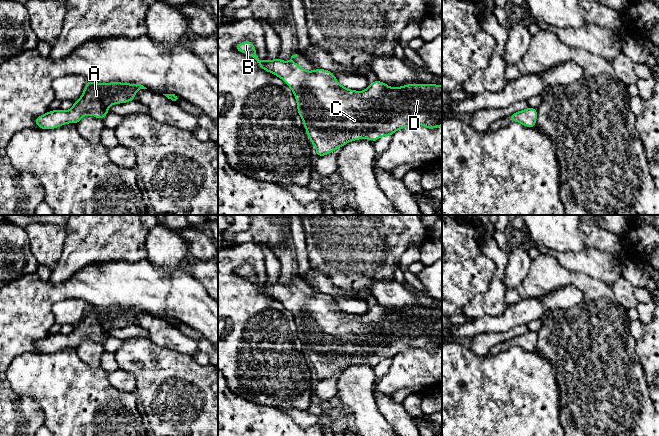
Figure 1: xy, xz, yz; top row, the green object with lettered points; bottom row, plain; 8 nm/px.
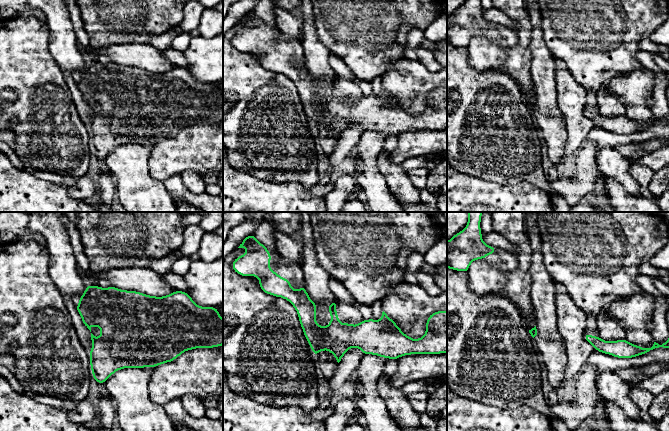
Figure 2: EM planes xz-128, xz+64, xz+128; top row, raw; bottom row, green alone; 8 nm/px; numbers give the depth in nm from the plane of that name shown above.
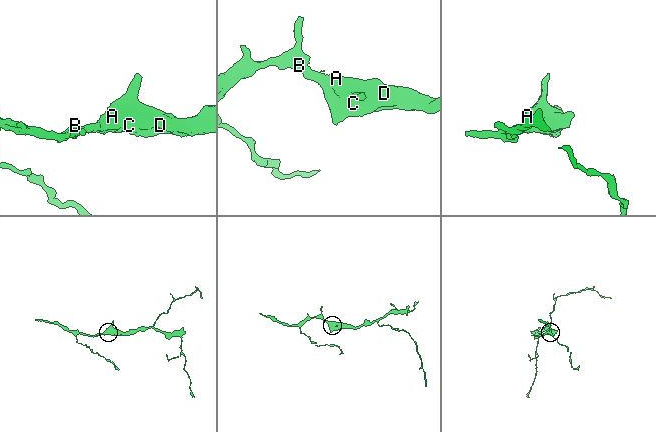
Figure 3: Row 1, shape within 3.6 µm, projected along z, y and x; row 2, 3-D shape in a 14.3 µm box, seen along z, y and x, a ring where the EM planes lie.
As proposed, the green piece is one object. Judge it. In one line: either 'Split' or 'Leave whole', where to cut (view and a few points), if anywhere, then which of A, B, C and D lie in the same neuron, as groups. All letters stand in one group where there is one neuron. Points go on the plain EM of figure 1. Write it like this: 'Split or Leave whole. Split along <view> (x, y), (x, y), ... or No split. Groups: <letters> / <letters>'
Leave whole. No split. Groups: A B C D

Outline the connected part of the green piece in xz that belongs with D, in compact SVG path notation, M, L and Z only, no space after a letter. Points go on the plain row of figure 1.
M252 265L241 266L237 268L235 273L254 282L260 292L281 302L293 315L298 338L303 344L310 366L316 372L317 381L328 379L355 364L368 363L374 366L383 360L390 361L397 354L415 348L422 349L427 353L442 350L442 309L429 307L406 308L395 312L376 304L370 307L364 315L350 314L339 308L335 299L329 294L318 292L307 295L296 288L292 283L297 281L297 278L292 279L289 285L282 285L279 281L276 281L273 285L269 285L268 281L260 285Z

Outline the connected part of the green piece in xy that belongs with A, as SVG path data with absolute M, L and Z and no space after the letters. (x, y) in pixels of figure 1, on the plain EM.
M87 305L82 319L71 333L48 335L36 341L35 347L40 353L51 354L67 347L76 349L86 339L103 343L109 337L109 330L134 325L135 317L140 313L147 312L138 307Z

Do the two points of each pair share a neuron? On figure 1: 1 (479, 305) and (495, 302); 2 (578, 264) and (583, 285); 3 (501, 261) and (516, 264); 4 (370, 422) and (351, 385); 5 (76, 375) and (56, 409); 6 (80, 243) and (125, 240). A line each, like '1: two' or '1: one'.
1: one
2: two
3: two
4: one
5: one
6: one

